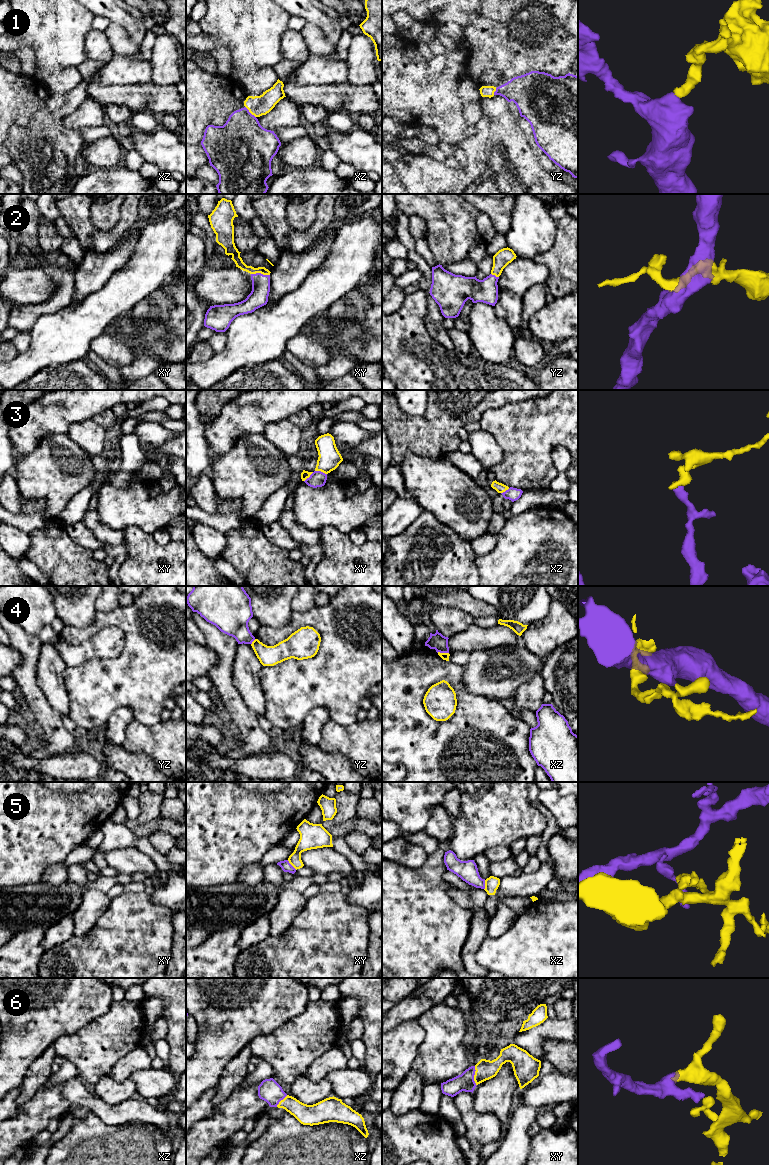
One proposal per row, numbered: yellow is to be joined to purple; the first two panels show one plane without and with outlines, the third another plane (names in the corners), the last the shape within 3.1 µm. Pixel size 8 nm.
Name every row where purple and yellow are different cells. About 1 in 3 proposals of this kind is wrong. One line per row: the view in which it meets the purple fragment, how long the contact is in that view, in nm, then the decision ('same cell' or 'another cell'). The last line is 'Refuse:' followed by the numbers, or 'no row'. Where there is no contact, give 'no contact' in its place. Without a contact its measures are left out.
1: contact in xz; length 130 nm; same cell
2: contact in xy; length 150 nm; same cell
3: contact in xy; length 100 nm; another cell
4: contact in xz; length 100 nm; another cell
5: contact in xy; length 110 nm; another cell
6: contact in xy; length 160 nm; same cell
Refuse: 3, 4, 5

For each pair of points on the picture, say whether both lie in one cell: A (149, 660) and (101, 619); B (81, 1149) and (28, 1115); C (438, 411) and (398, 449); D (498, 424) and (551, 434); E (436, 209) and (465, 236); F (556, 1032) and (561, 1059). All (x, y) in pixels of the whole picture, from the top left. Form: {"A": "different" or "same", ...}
{"A": "same", "B": "different", "C": "same", "D": "same", "E": "same", "F": "different"}

